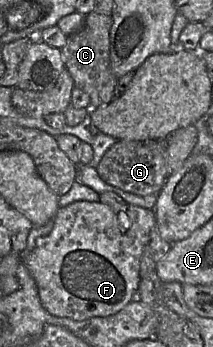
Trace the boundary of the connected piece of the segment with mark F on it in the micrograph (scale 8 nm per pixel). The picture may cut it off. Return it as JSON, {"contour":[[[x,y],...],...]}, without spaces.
{"contour":[[[76,201],[61,207],[53,220],[52,231],[38,238],[26,257],[21,255],[21,262],[35,280],[40,301],[49,314],[75,321],[107,317],[137,298],[141,258],[150,232],[156,226],[153,210],[132,204],[116,210],[100,201]]]}

